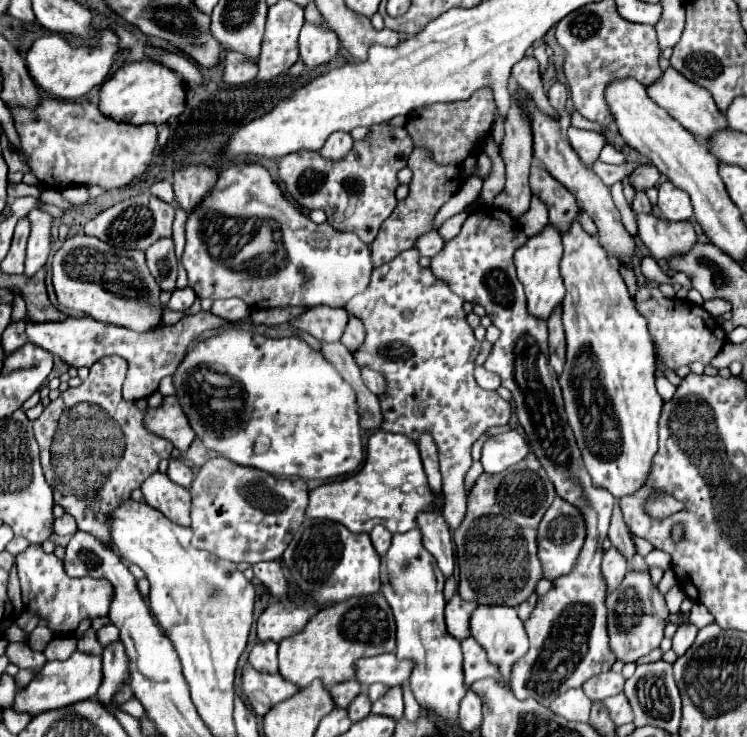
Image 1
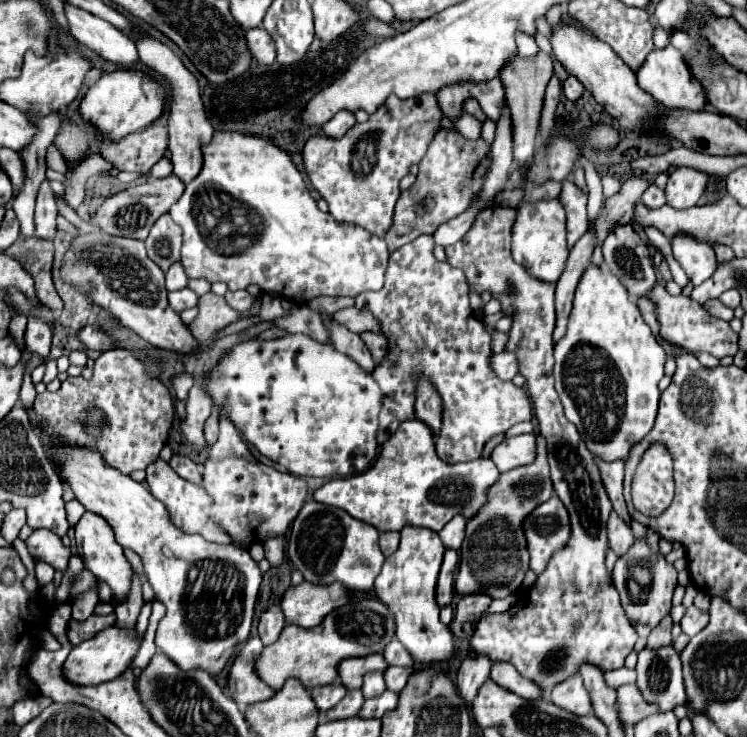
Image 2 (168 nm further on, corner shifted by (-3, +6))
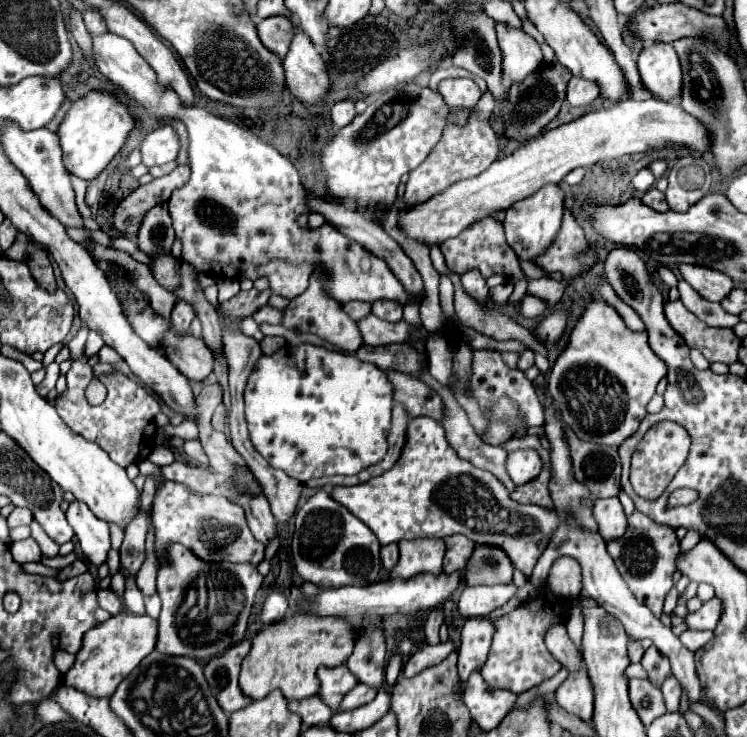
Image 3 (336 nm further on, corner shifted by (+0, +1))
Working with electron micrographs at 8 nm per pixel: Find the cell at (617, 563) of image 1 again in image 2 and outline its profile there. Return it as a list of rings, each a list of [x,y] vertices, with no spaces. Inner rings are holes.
[[[613,512],[607,522],[607,530],[609,530],[609,546],[617,556],[623,556],[635,542],[631,528],[627,528],[627,524],[623,524],[623,520],[619,520],[619,516],[615,516]]]

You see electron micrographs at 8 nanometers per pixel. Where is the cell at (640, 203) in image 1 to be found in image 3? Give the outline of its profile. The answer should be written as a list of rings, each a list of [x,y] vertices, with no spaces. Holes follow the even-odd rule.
[[[652,187],[650,191],[646,191],[646,193],[644,193],[642,203],[644,203],[644,205],[648,205],[648,207],[652,207],[652,209],[656,209],[656,211],[668,211],[668,209],[670,209],[670,207],[668,207],[668,203],[666,203],[664,193],[660,193],[656,187]]]

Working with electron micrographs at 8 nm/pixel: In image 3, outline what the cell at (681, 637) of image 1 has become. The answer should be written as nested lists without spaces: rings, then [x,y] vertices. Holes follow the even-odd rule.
[[[712,597],[696,613],[690,613],[686,617],[686,623],[690,625],[690,629],[710,629],[712,631],[716,629],[720,617],[722,617],[722,601],[718,597]]]

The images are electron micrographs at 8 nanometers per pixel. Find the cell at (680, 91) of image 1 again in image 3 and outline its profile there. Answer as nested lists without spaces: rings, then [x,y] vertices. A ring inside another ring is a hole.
[[[652,43],[644,47],[638,55],[638,71],[644,87],[652,95],[664,101],[680,97],[682,69],[670,43]]]

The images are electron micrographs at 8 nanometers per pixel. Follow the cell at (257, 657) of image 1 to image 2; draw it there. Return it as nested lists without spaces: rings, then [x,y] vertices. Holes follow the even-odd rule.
[[[271,606],[267,612],[261,614],[259,620],[259,638],[265,646],[271,646],[277,642],[281,630],[283,630],[283,616],[279,616],[279,612],[275,612],[275,606]]]

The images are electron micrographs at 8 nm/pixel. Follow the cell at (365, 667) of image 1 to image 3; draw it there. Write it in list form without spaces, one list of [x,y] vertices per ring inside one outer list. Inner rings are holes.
[[[344,663],[338,667],[320,667],[316,677],[320,681],[318,697],[332,711],[338,711],[342,695],[346,695],[356,685],[356,677],[352,677],[352,673],[348,671],[348,667]]]

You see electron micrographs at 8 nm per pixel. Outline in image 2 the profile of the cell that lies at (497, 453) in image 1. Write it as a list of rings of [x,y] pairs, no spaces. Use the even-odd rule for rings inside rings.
[[[535,434],[507,436],[501,444],[493,448],[491,460],[495,462],[499,472],[531,464],[531,460],[535,460]]]

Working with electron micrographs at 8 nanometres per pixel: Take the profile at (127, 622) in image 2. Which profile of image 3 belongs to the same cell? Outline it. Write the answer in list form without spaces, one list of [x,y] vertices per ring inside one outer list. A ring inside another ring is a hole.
[[[140,509],[124,531],[124,541],[120,547],[120,561],[128,573],[138,573],[140,565],[146,559],[144,543],[146,543],[148,527],[150,527],[150,511]]]

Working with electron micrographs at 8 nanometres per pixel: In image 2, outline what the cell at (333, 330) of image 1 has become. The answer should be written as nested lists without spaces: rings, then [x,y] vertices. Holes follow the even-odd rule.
[[[355,306],[337,310],[329,318],[331,318],[331,322],[335,322],[339,326],[347,326],[351,332],[357,332],[357,334],[359,332],[365,332],[365,330],[379,332],[379,322],[367,310],[359,310]]]

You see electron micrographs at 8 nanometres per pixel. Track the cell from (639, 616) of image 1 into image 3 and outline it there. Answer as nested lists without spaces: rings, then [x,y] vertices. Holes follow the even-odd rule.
[[[634,511],[628,517],[628,527],[626,533],[618,539],[608,541],[608,553],[614,559],[620,575],[624,577],[628,589],[656,617],[662,615],[662,605],[664,597],[672,587],[672,575],[676,571],[676,559],[680,557],[680,539],[676,535],[676,529],[670,525],[660,525],[654,523],[650,517],[646,517],[642,511]]]

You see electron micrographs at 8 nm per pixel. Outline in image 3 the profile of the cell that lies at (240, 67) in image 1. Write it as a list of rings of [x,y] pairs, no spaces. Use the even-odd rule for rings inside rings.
[[[284,15],[268,17],[268,19],[260,21],[256,25],[256,29],[258,29],[258,37],[262,39],[262,43],[280,57],[284,57],[288,53],[292,37],[296,35],[294,23]]]

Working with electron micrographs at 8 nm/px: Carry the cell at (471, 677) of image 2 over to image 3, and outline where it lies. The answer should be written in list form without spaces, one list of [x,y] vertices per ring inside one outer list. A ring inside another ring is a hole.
[[[486,615],[472,617],[466,621],[458,649],[458,675],[462,681],[468,679],[472,669],[480,669],[484,657],[488,655],[494,633],[496,633],[496,625]]]

